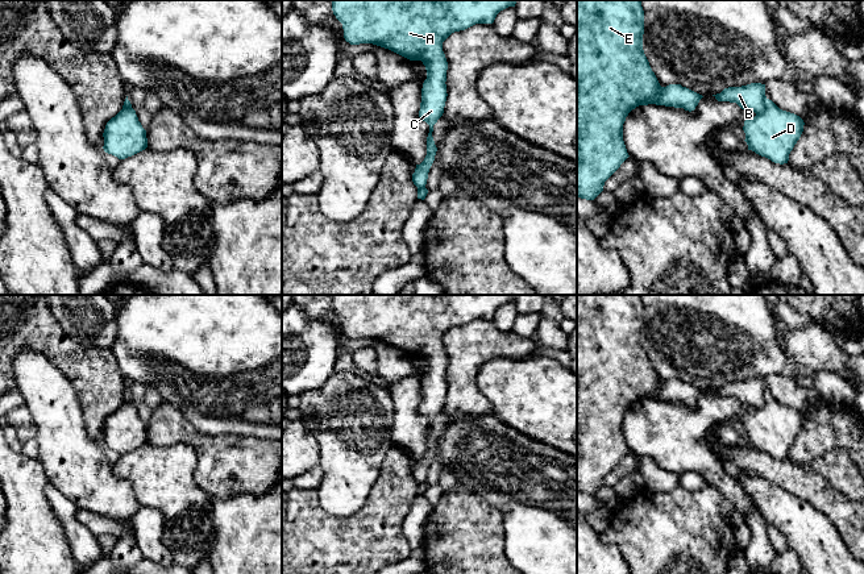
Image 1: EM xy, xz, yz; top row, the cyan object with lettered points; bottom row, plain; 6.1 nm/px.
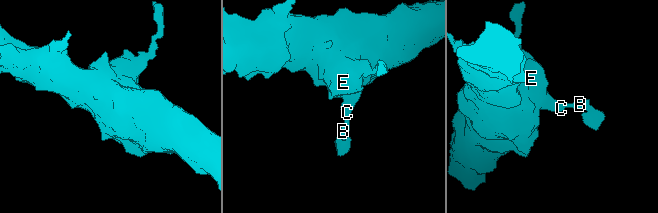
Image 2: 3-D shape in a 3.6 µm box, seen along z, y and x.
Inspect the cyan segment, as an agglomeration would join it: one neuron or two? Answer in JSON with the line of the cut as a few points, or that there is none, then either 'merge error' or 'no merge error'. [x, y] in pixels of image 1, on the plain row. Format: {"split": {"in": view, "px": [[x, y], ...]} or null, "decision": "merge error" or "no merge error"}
{"split": {"in": "yz", "px": [[767, 394], [765, 402], [756, 410]]}, "decision": "merge error"}

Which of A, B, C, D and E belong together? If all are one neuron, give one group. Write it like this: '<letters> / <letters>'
A B C E / D

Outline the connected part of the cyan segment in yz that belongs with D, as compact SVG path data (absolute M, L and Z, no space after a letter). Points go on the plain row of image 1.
M767 394L765 404L744 416L743 425L748 445L774 458L788 458L789 449L803 427L803 415L780 404Z

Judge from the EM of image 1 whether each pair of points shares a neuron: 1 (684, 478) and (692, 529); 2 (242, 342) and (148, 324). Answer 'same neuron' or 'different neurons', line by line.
1: different neurons
2: same neuron

